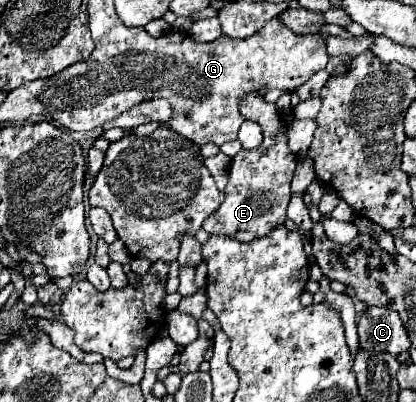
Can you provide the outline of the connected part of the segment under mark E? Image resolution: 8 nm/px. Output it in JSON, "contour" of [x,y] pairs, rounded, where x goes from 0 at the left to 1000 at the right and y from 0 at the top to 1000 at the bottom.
{"contour":[[[594,231],[584,241],[575,276],[589,296],[613,301],[632,321],[632,356],[603,376],[575,376],[555,396],[550,420],[550,455],[536,470],[541,500],[526,510],[526,520],[488,550],[488,570],[522,585],[541,580],[575,600],[608,600],[632,585],[647,585],[661,565],[680,560],[690,545],[690,510],[700,495],[700,445],[709,430],[709,415],[719,405],[719,391],[695,371],[685,336],[690,311],[675,296],[671,271],[661,256],[637,251],[637,236],[627,231]]]}

